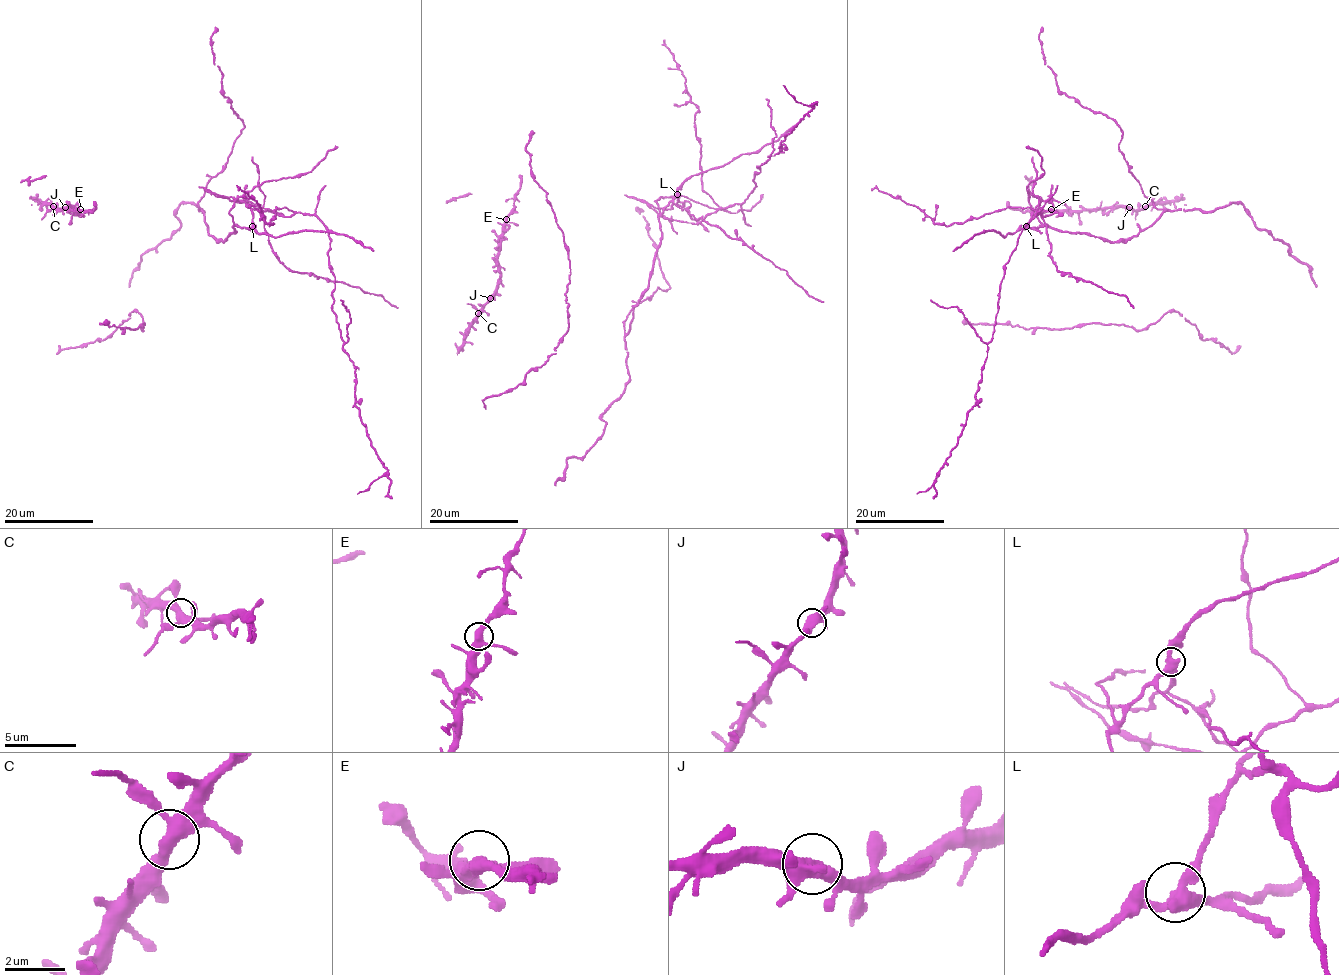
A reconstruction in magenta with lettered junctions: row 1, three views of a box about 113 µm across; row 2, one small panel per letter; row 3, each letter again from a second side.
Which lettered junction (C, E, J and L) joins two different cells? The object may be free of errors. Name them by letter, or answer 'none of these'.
L

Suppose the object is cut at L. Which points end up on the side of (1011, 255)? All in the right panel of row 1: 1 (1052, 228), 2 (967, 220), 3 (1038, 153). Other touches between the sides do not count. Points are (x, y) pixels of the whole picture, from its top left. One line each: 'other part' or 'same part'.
1: other part
2: same part
3: other part

